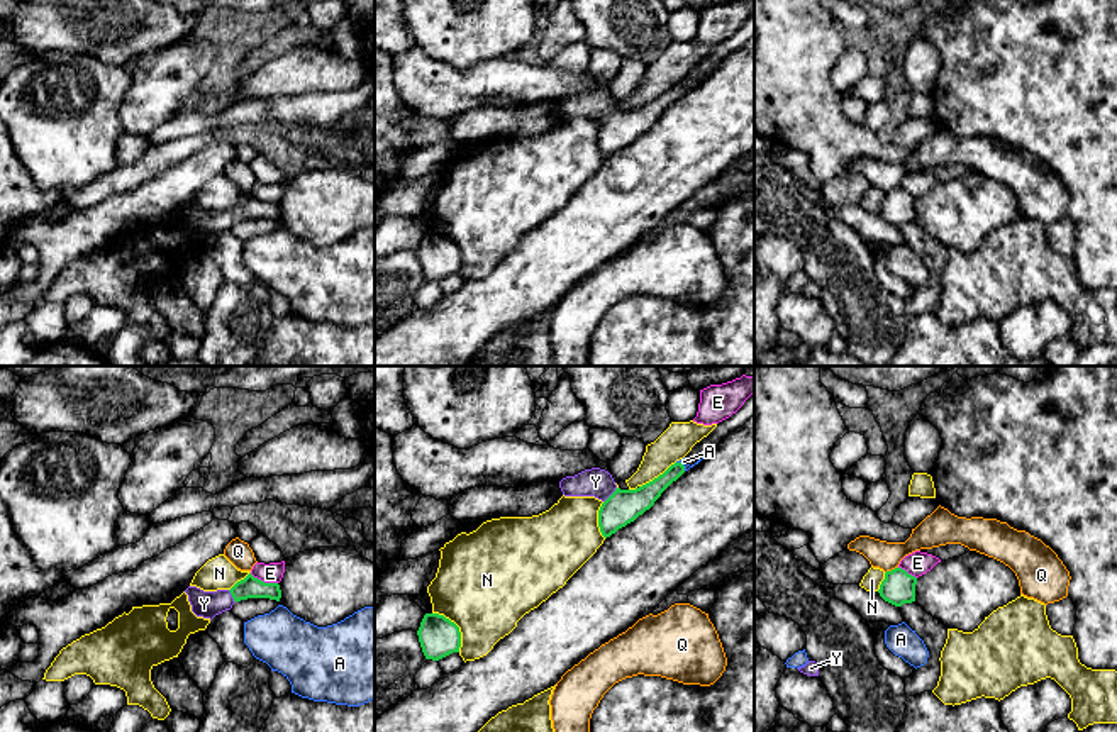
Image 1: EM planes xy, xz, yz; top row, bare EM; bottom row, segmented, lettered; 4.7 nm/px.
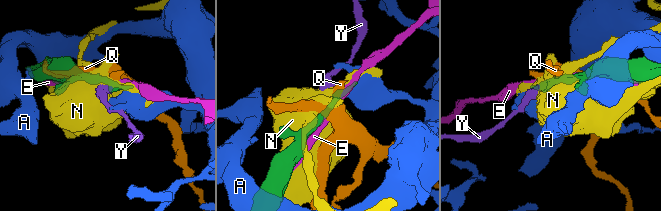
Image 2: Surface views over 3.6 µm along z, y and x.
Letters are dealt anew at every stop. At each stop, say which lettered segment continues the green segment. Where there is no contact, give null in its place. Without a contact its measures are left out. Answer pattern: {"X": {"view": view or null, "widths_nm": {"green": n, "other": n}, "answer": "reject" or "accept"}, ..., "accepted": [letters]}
{"A": {"view": "xz", "widths_nm": {"green": 120, "other": 30}, "answer": "reject"}, "E": {"view": "xy", "widths_nm": {"green": 100, "other": 100}, "answer": "reject"}, "N": {"view": "xz", "widths_nm": {"green": 190, "other": 480}, "answer": "reject"}, "Q": {"view": "yz", "widths_nm": {"green": 160, "other": 140}, "answer": "reject"}, "Y": {"view": "xz", "widths_nm": {"green": 160, "other": 140}, "answer": "accept"}, "accepted": ["Y"]}

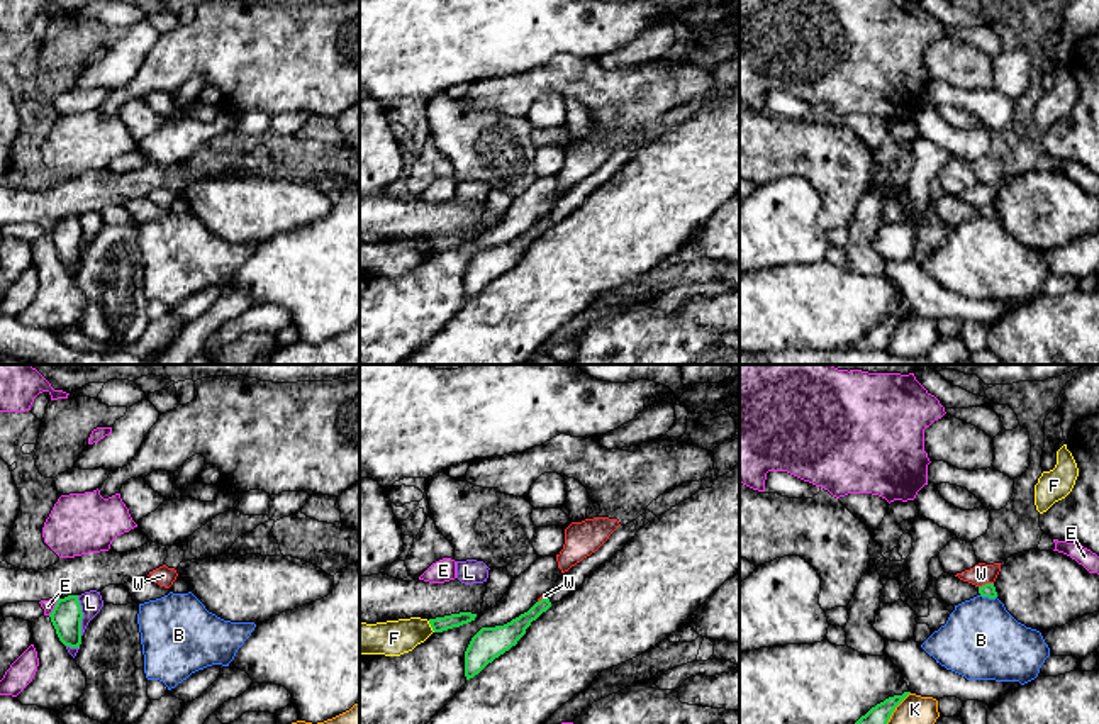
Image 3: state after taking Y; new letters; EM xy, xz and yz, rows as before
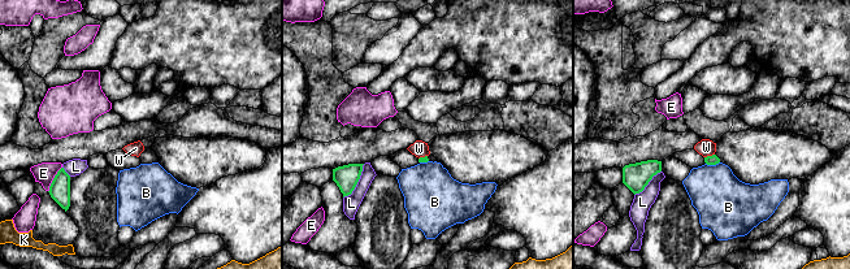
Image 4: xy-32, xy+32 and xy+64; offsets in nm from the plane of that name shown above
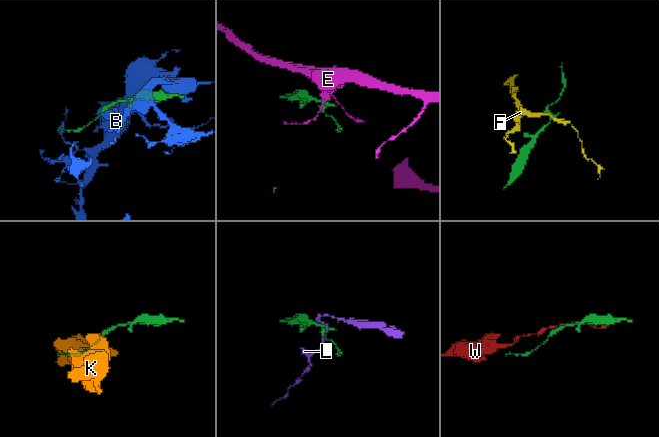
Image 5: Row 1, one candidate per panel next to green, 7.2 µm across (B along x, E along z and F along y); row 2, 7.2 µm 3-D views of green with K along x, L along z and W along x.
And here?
{"B": {"view": "yz", "widths_nm": {"green": 60, "other": 380}, "answer": "reject"}, "E": {"view": "xy", "widths_nm": {"green": 150, "other": 60}, "answer": "reject"}, "F": {"view": "xz", "widths_nm": {"green": 70, "other": 170}, "answer": "reject"}, "K": {"view": "yz", "widths_nm": {"green": 90, "other": 140}, "answer": "reject"}, "L": {"view": "xy", "widths_nm": {"green": 150, "other": 100}, "answer": "reject"}, "W": {"view": "yz", "widths_nm": {"green": 60, "other": 100}, "answer": "reject"}, "accepted": []}

